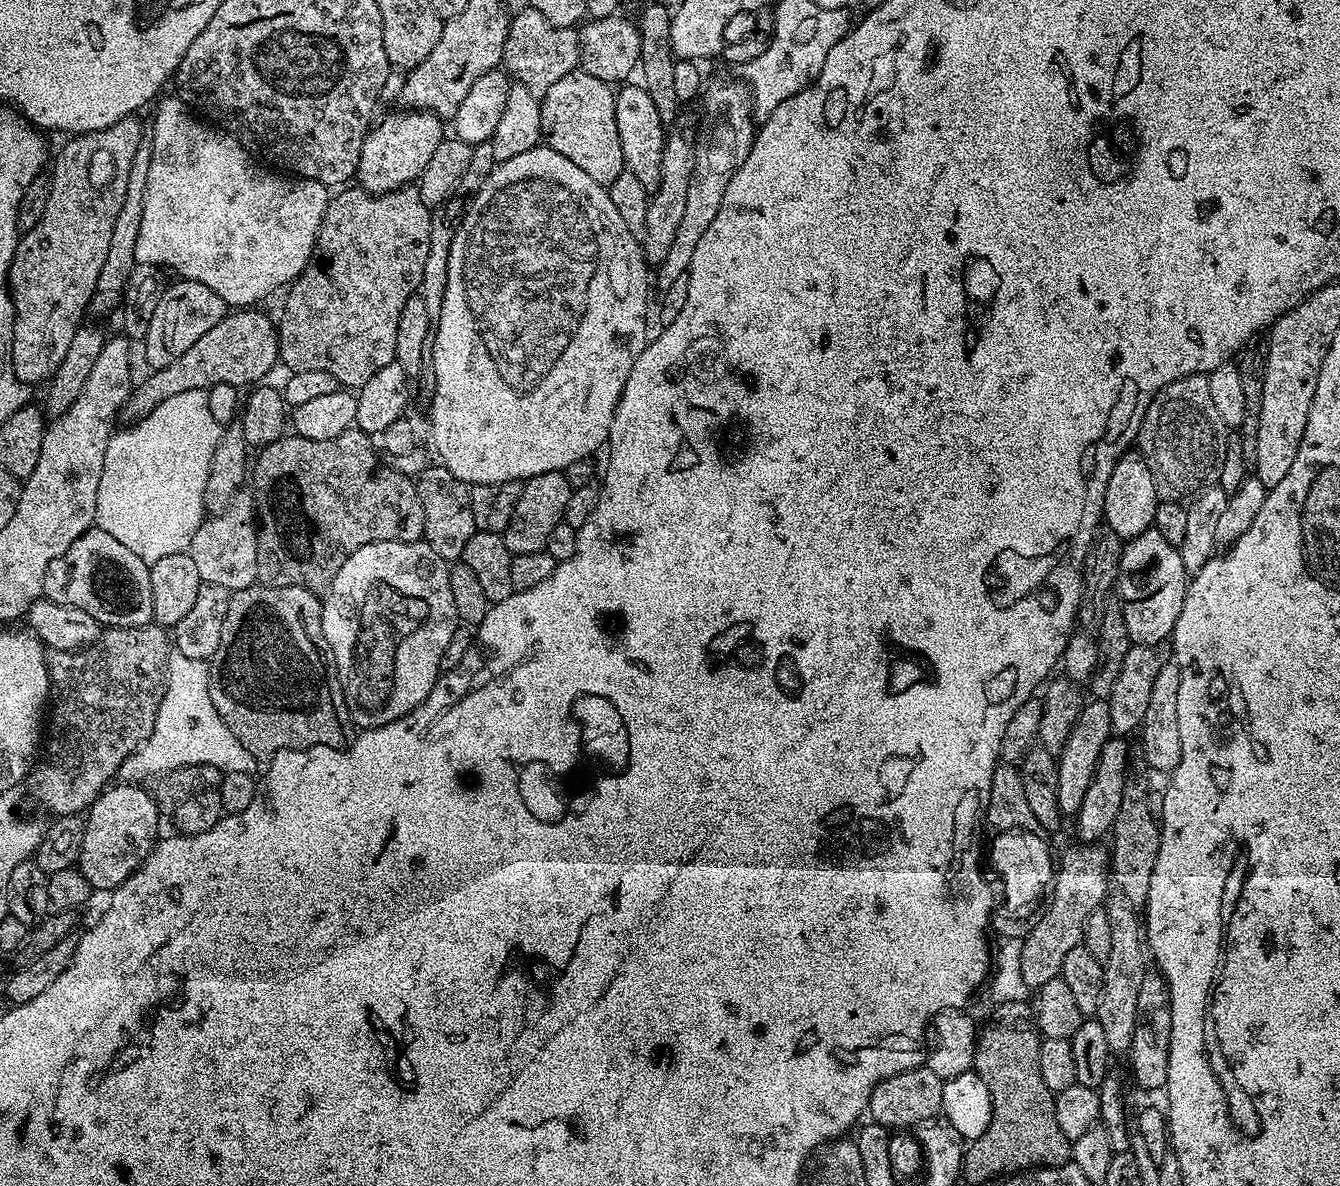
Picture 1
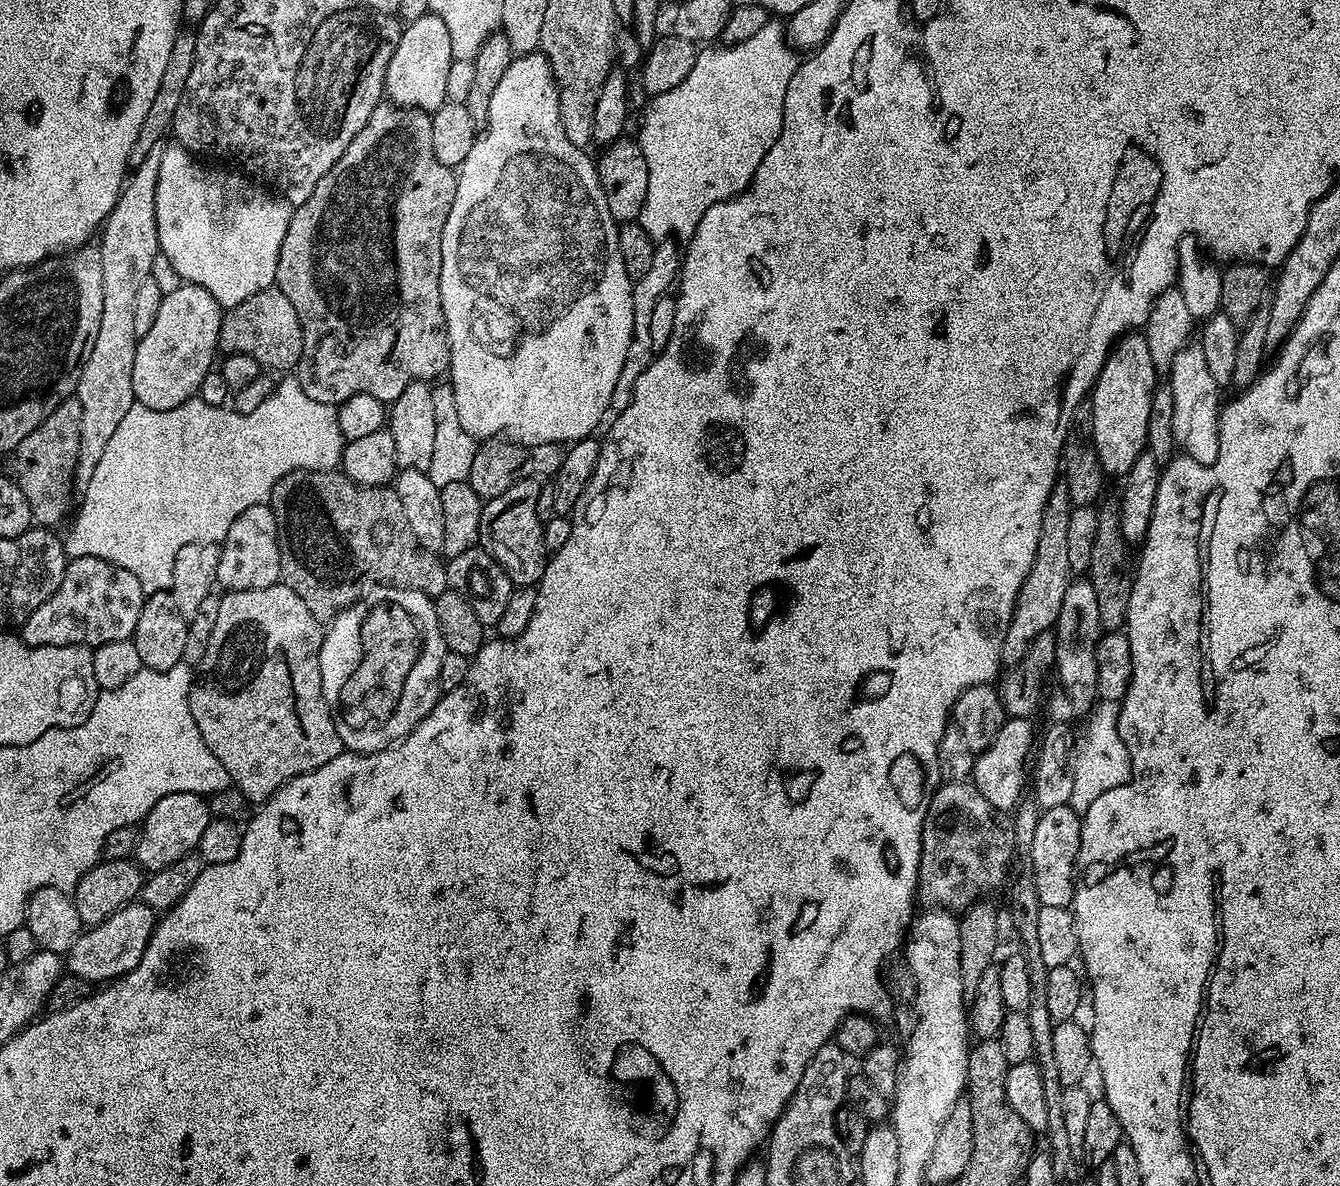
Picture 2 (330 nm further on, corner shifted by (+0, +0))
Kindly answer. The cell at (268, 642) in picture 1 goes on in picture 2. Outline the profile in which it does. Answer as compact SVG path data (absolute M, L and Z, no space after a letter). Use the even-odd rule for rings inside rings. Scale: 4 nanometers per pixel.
M283 582L274 586L266 586L262 590L225 591L221 595L218 606L218 622L214 622L214 634L210 638L206 654L200 659L198 675L192 685L192 693L188 695L188 705L206 746L216 755L218 762L222 762L222 766L226 766L229 781L244 795L245 801L252 803L253 800L253 805L259 806L270 799L287 780L293 780L295 776L301 776L303 772L314 770L318 766L330 762L330 758L339 756L341 752L345 751L338 730L334 726L332 711L322 690L320 651L324 633L325 629L322 627L321 621L316 620L314 614L310 614L306 602L302 602L302 598L298 598L298 594L294 594L294 590L290 590L288 585Z

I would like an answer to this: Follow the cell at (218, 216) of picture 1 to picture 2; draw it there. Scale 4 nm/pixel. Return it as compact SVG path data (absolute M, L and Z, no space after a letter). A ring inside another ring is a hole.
M179 146L171 147L163 149L158 170L156 221L160 256L168 259L169 266L181 276L181 281L205 288L224 310L238 306L264 288L273 287L293 205L283 198L259 192L255 188L257 185L243 175L240 177L232 172L219 172L216 168L203 168L193 153Z

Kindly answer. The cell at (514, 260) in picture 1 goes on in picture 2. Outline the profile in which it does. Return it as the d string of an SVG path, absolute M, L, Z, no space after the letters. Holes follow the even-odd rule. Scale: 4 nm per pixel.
M539 51L517 55L506 74L502 74L502 82L498 82L494 88L494 98L490 98L486 127L488 132L481 131L477 135L470 154L466 154L458 166L454 202L442 234L440 297L450 346L446 376L452 386L458 422L462 422L462 430L475 436L477 441L507 434L513 441L530 448L539 444L568 446L591 437L600 419L612 408L614 386L618 386L618 374L622 374L622 362L626 362L626 350L630 350L630 338L634 334L634 280L622 262L622 254L618 250L618 225L610 214L610 206L606 206L604 188L596 173L593 157L588 157L585 149L574 146L574 142L566 138L560 121L560 92L552 79L548 59Z

